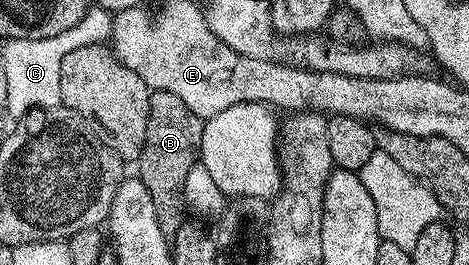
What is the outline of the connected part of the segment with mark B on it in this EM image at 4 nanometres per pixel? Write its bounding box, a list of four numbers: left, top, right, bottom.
[136,91,203,238]

